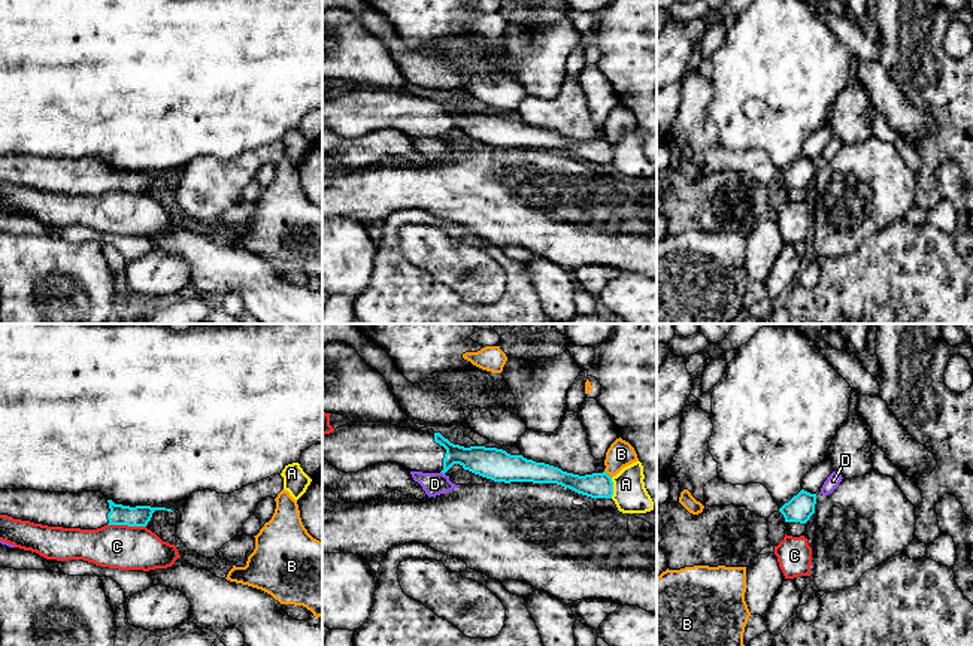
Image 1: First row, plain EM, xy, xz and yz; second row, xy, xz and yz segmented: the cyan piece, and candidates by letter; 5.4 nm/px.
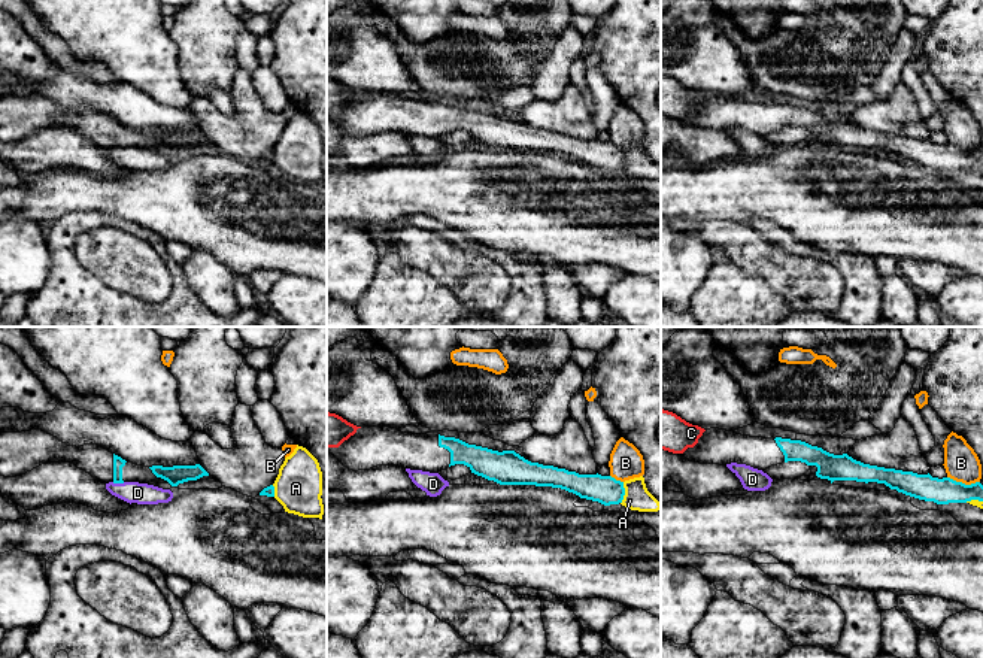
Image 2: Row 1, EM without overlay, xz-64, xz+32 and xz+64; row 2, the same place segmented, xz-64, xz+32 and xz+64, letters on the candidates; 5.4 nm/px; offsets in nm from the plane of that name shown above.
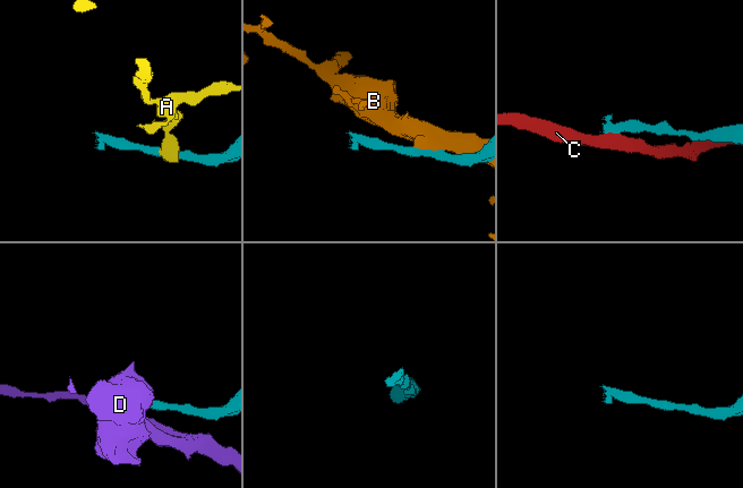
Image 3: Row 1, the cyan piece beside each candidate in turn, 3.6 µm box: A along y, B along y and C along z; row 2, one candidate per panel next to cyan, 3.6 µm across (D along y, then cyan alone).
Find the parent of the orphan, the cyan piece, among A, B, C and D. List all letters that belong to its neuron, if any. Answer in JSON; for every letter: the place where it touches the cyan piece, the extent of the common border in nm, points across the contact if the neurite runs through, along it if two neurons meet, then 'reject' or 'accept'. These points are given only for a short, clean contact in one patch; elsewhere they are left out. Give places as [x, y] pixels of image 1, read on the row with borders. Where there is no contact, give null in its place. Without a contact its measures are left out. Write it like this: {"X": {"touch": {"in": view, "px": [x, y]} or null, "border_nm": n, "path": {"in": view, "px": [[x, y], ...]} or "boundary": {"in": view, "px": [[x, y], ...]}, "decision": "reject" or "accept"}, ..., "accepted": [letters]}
{"A": {"touch": {"in": "xz", "px": [612, 488]}, "border_nm": 110, "boundary": {"in": "xz", "px": [[611, 478], [612, 497]]}, "decision": "reject"}, "B": {"touch": {"in": "xz", "px": [608, 475]}, "border_nm": 60, "decision": "reject"}, "C": {"touch": {"in": "xy", "px": [127, 524]}, "border_nm": 200, "decision": "reject"}, "D": {"touch": {"in": "xz", "px": [442, 472]}, "border_nm": 30, "boundary": {"in": "xz", "px": [[440, 472], [443, 475]]}, "decision": "reject"}, "accepted": []}

